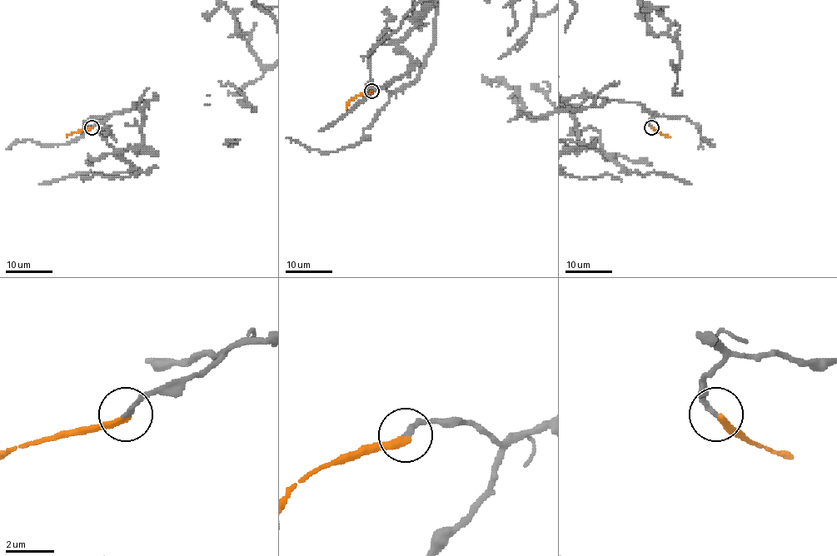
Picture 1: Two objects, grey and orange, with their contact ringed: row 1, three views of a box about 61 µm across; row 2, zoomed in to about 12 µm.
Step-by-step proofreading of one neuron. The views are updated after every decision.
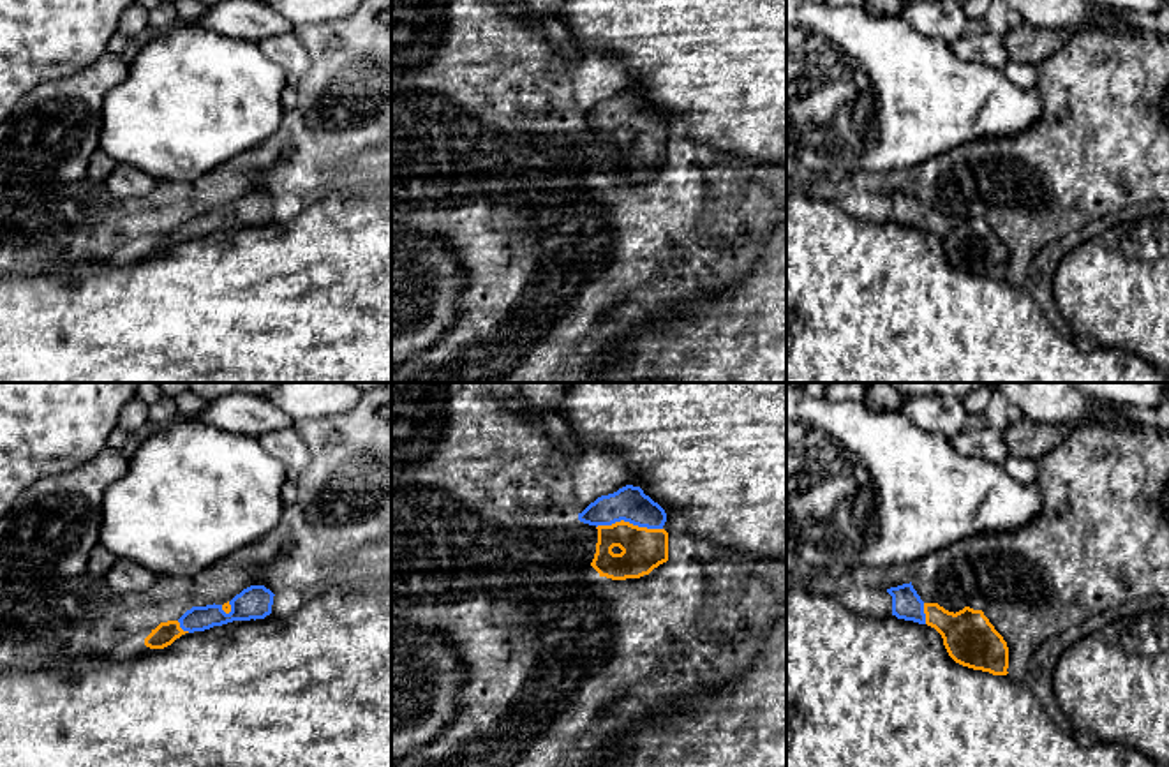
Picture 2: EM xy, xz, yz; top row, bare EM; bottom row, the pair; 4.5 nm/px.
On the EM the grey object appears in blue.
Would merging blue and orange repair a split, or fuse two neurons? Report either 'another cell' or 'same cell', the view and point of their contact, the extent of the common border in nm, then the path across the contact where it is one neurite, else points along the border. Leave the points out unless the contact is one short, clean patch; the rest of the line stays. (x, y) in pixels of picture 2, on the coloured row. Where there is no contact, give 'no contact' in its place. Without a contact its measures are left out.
same cell; meets blue in xz at (630, 522); contact 300 nm long; runs through xz (630, 503), (630, 522), (640, 535), (644, 549)

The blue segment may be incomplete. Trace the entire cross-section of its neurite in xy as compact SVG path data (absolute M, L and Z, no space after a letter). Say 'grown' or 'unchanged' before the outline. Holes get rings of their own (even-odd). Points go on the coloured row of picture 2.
grown; M250 585L224 605L192 607L178 621L160 622L145 638L150 649L164 649L185 633L205 631L233 621L264 619L272 614L273 592L264 585Z

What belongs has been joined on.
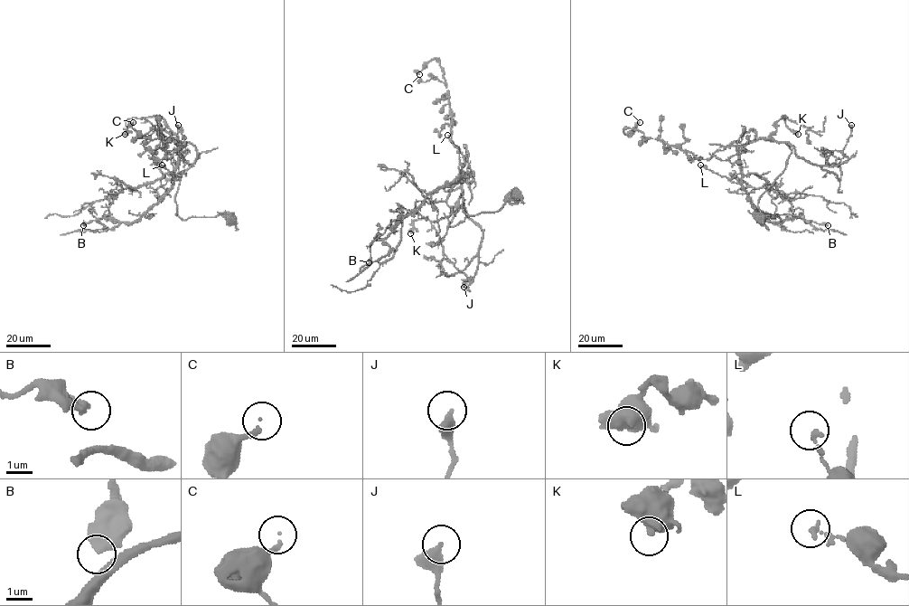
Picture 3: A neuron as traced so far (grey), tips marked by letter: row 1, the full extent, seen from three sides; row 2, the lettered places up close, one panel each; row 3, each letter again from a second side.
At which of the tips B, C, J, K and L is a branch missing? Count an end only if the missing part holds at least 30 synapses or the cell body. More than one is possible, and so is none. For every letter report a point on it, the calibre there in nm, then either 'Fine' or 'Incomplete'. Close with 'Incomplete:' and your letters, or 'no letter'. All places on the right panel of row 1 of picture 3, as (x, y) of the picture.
B: Place: (828, 225). Thickness 400 nm. Fine
C: Place: (640, 122). Thickness 160 nm. Fine
J: Place: (851, 125). Thickness 480 nm. Fine
K: Place: (798, 134). Thickness 420 nm. Fine
L: Place: (700, 165). Thickness 200 nm. Fine
Incomplete: no letter

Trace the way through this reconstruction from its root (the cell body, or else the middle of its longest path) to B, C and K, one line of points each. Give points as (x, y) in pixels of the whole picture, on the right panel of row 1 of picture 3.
B: (759, 220), (780, 220), (758, 200), (791, 152), (762, 137), (738, 147), (754, 210), (773, 222), (828, 225)
C: (759, 220), (780, 220), (758, 200), (787, 145), (750, 129), (700, 159), (623, 132), (640, 122)
K: (759, 220), (780, 220), (758, 200), (791, 152), (762, 137), (782, 116), (798, 134)

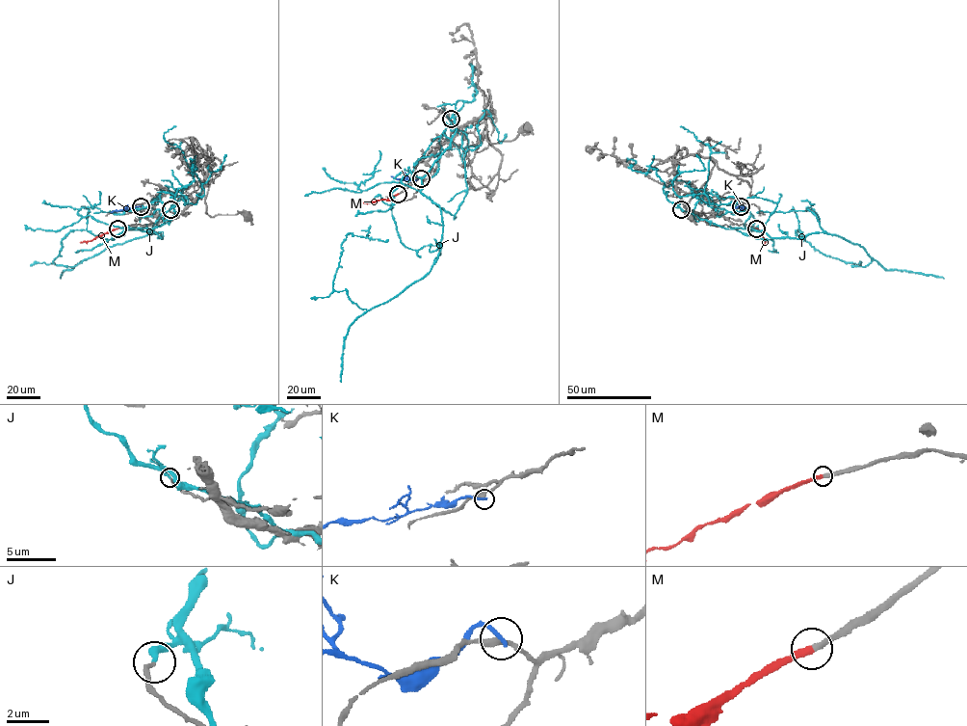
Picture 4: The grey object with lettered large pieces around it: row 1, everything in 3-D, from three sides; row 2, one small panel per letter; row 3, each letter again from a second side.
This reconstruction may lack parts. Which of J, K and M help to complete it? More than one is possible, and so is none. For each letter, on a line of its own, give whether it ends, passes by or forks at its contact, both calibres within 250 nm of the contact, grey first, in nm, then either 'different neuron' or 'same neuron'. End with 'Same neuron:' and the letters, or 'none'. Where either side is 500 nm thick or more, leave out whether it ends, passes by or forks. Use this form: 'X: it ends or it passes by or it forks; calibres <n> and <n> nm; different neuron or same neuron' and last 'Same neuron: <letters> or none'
J: it ends; calibres 220 and 320 nm; different neuron
K: it ends; calibres 320 and 220 nm; different neuron
M: it ends; calibres 300 and 280 nm; same neuron
Same neuron: M

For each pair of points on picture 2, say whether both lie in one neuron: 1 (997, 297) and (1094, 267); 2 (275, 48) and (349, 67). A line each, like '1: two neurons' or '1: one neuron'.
1: two neurons
2: two neurons

